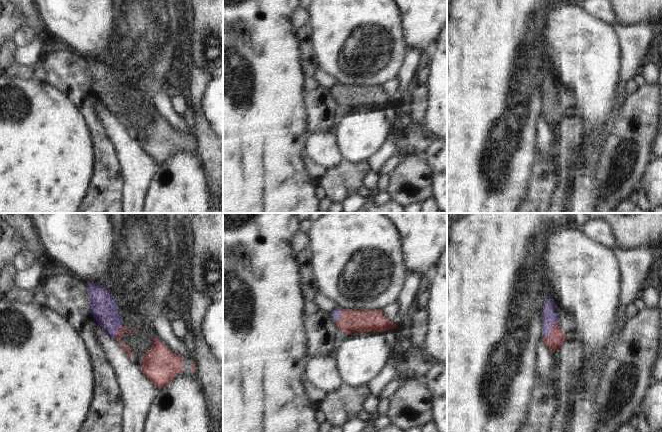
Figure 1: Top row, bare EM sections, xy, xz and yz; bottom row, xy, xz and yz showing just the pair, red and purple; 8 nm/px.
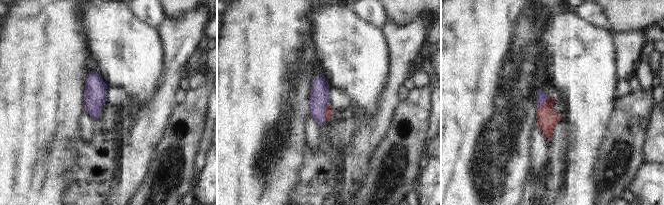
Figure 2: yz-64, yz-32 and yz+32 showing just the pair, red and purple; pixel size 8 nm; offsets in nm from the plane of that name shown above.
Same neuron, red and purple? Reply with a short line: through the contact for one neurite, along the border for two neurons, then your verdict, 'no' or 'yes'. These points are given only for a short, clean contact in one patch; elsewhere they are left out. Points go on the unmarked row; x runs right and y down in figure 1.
yz (556, 114), (551, 106), (549, 95) | yes

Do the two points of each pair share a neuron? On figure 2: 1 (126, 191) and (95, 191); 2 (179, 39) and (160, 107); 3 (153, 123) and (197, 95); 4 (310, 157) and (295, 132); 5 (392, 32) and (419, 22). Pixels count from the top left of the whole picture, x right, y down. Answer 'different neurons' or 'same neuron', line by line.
1: different neurons
2: same neuron
3: different neurons
4: different neurons
5: same neuron

